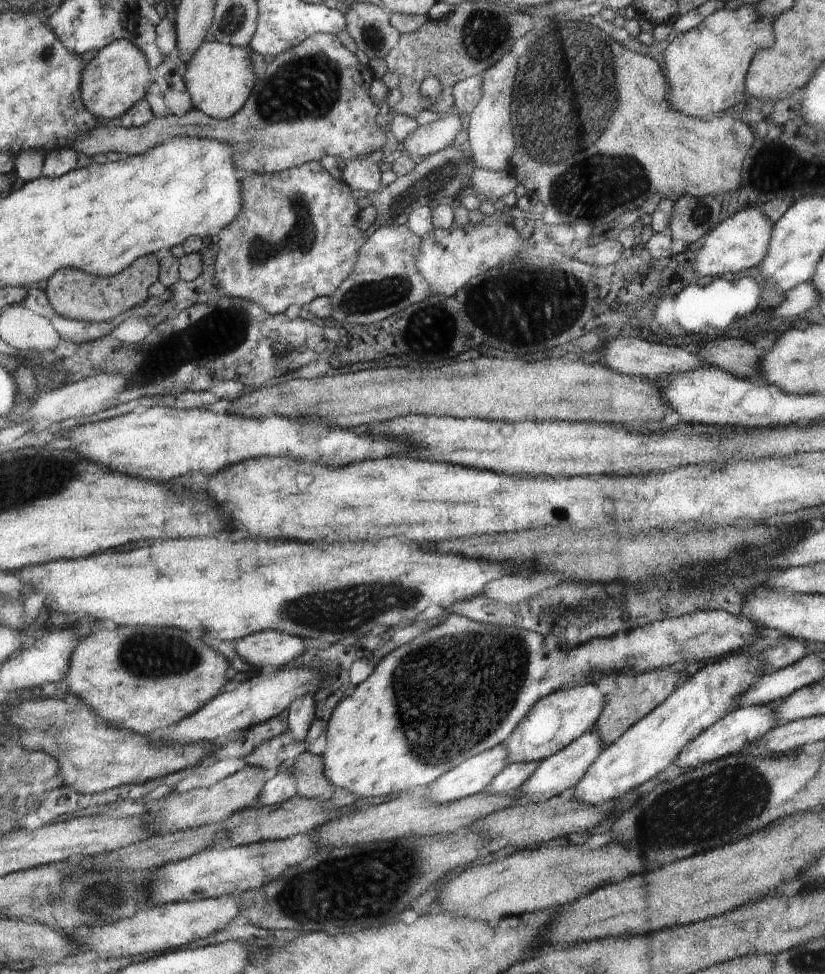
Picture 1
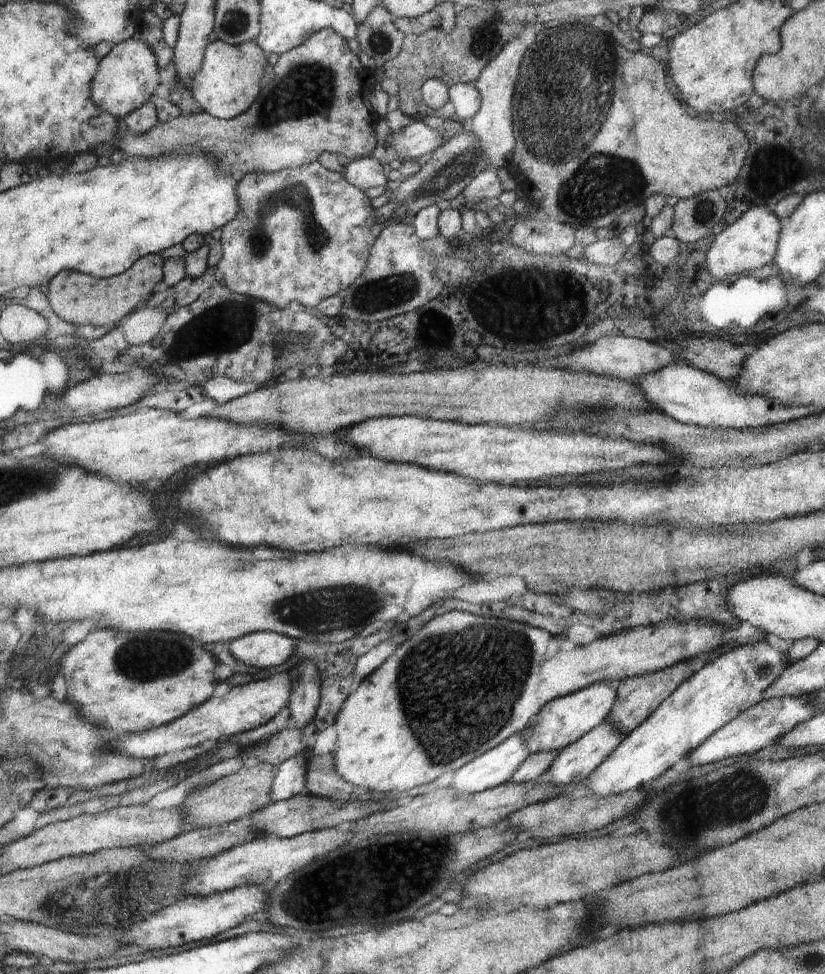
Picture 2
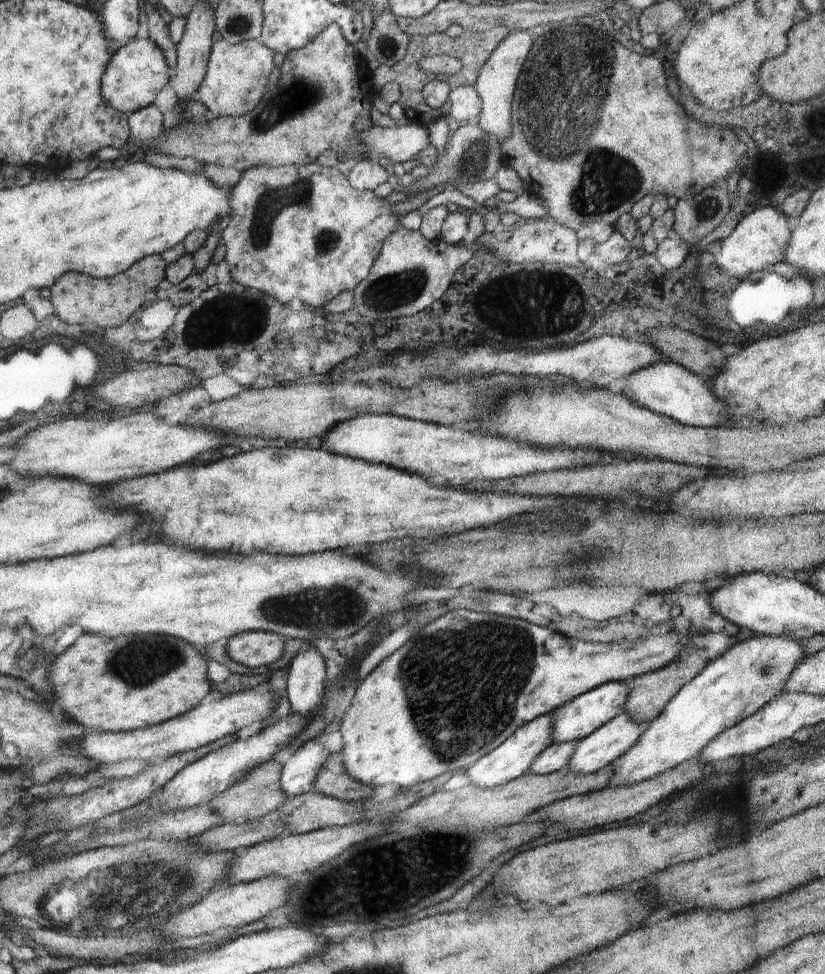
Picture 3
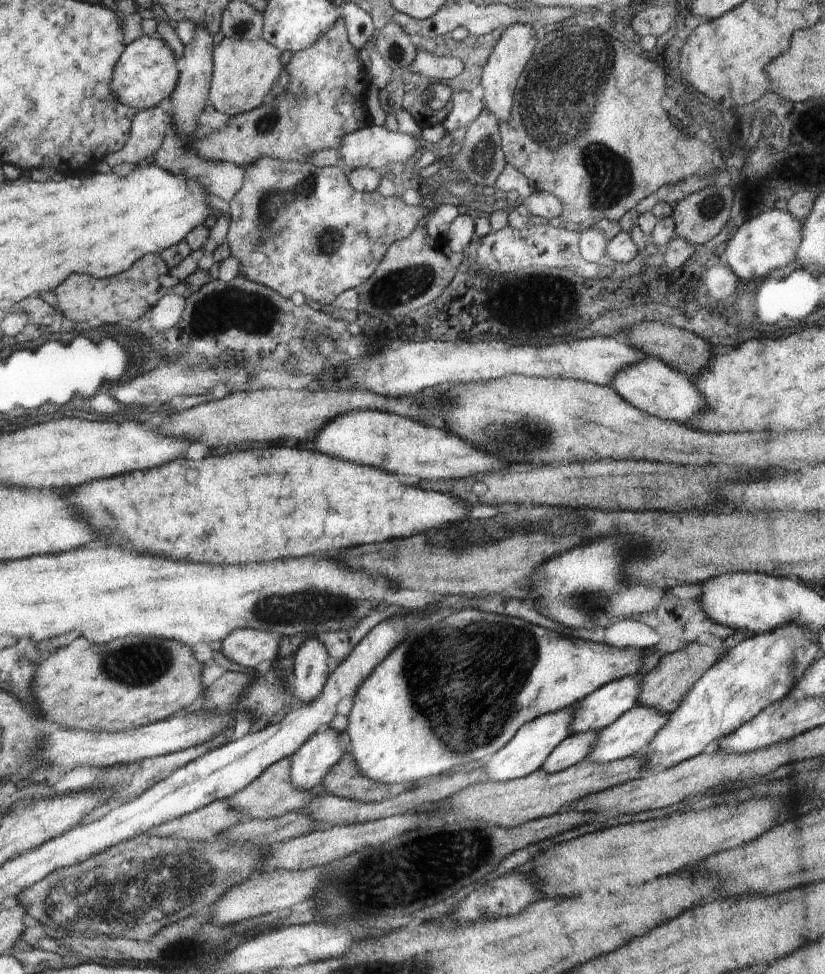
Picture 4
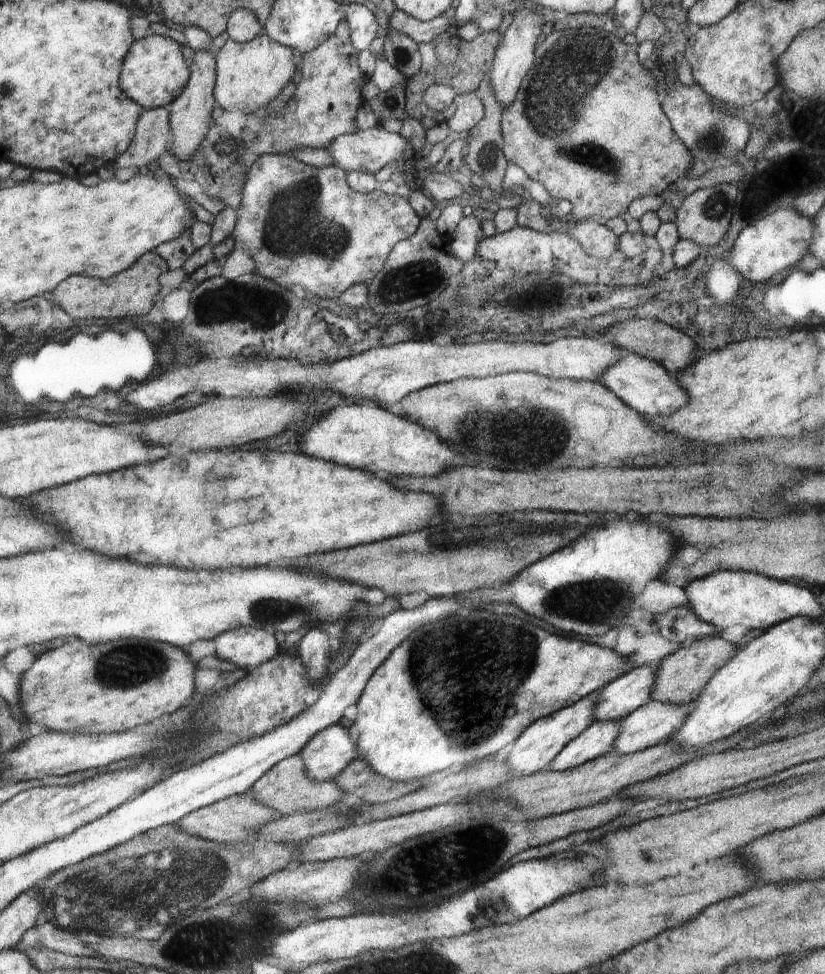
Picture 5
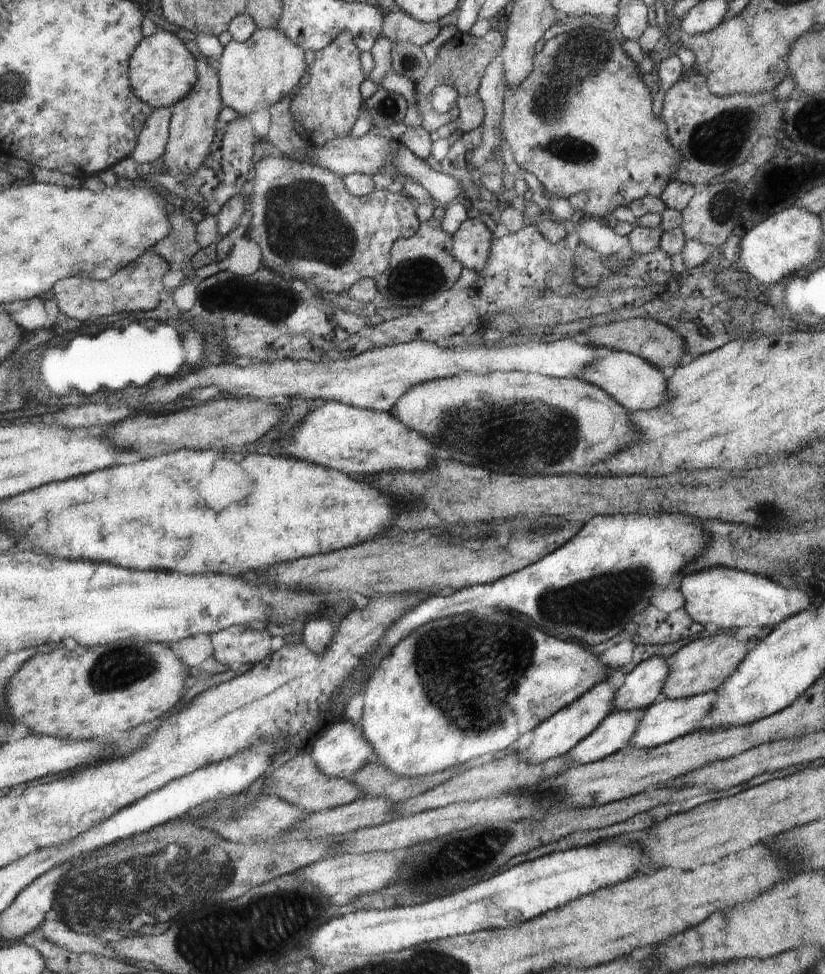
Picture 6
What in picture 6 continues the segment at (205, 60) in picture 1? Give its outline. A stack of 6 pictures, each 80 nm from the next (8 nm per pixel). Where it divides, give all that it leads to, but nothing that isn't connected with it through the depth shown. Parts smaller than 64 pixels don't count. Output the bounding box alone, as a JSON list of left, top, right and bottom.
[218,27,308,115]

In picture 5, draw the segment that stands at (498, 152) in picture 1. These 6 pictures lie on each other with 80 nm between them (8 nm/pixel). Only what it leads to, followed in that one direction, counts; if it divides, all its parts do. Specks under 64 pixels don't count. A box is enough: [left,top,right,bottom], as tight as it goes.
[488,5,542,109]

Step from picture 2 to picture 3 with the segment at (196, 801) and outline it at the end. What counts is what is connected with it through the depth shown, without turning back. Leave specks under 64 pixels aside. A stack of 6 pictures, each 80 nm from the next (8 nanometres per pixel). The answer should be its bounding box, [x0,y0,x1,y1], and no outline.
[208,758,289,823]

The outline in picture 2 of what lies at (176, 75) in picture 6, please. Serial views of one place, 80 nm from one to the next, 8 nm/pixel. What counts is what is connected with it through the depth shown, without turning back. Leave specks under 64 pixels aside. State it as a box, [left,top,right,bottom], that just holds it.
[92,38,160,120]

